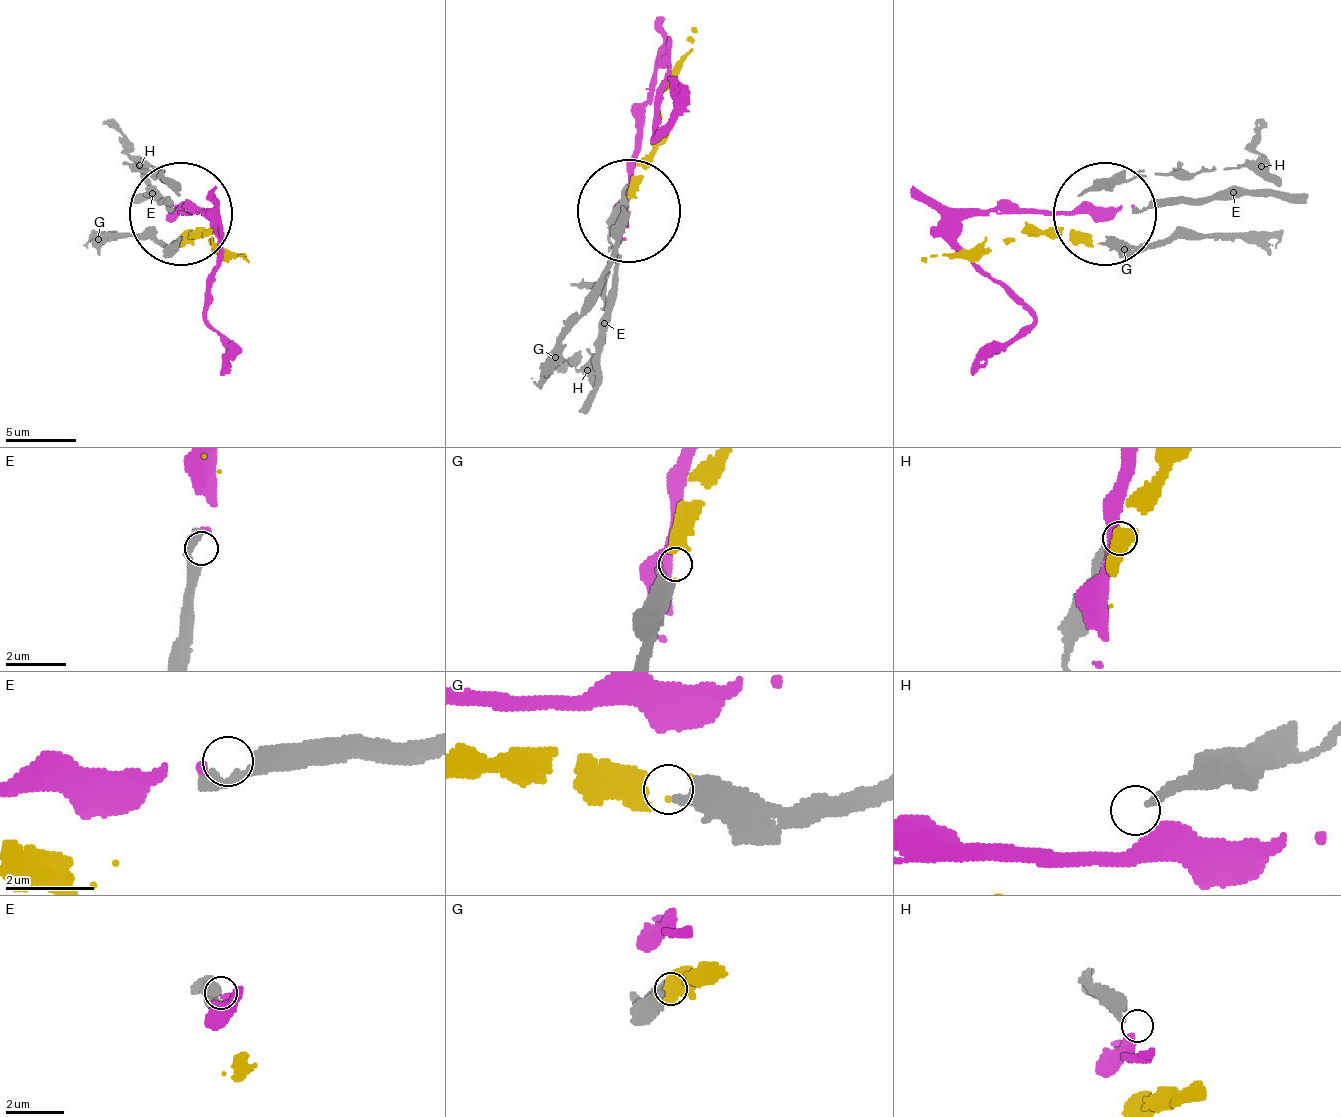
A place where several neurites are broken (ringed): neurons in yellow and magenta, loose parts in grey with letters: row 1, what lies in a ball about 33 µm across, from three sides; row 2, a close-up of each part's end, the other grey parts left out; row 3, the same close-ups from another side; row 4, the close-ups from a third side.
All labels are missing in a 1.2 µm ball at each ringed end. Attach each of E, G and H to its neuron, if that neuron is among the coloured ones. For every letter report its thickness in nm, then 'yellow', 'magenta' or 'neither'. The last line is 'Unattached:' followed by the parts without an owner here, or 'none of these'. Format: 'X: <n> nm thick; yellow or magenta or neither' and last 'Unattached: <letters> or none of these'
E: 280 nm thick; magenta
G: 500 nm thick; yellow
H: 240 nm thick; neither
Unattached: H

